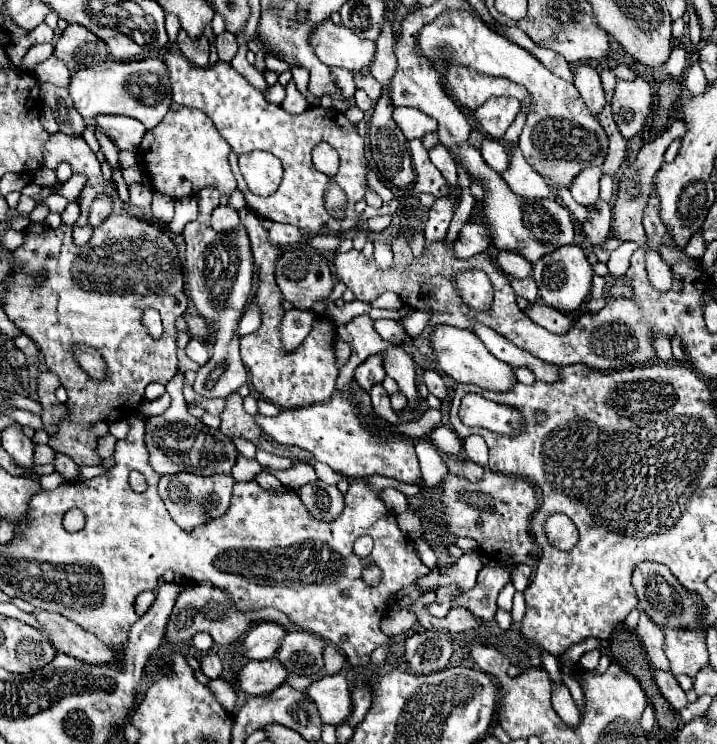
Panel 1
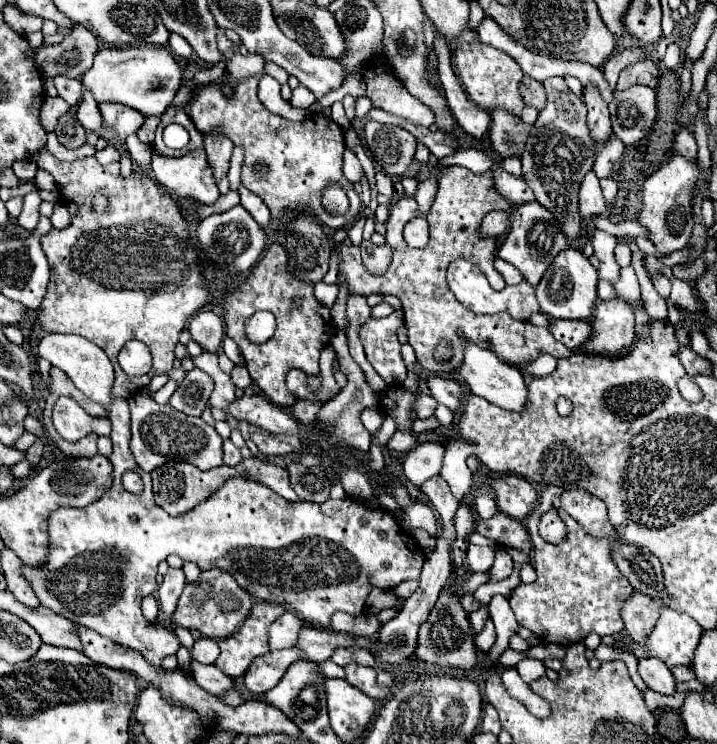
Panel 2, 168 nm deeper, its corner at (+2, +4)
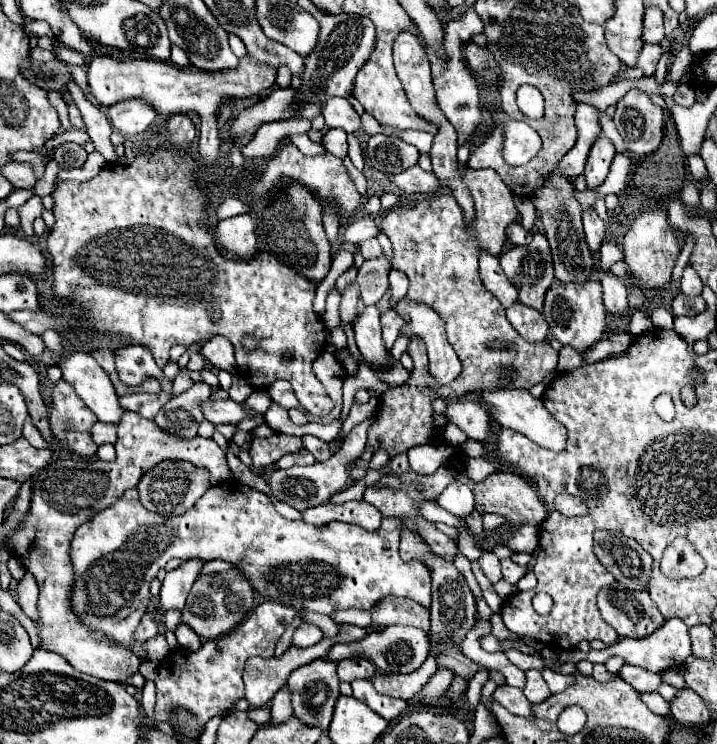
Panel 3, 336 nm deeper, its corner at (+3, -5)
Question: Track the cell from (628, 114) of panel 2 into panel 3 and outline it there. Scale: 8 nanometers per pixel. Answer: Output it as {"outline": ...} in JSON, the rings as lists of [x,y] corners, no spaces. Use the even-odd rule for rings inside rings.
{"outline":[[[629,90],[617,102],[613,122],[627,144],[627,150],[637,156],[657,150],[663,138],[663,110],[639,90]]]}

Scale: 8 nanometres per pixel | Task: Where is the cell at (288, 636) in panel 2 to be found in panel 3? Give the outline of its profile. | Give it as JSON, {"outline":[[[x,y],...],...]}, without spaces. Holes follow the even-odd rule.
{"outline":[[[303,622],[303,624],[295,630],[293,640],[291,640],[291,646],[297,646],[297,648],[307,648],[307,646],[317,644],[321,638],[323,638],[323,634],[321,634],[321,630],[317,630],[317,626],[315,626],[315,624]]]}

